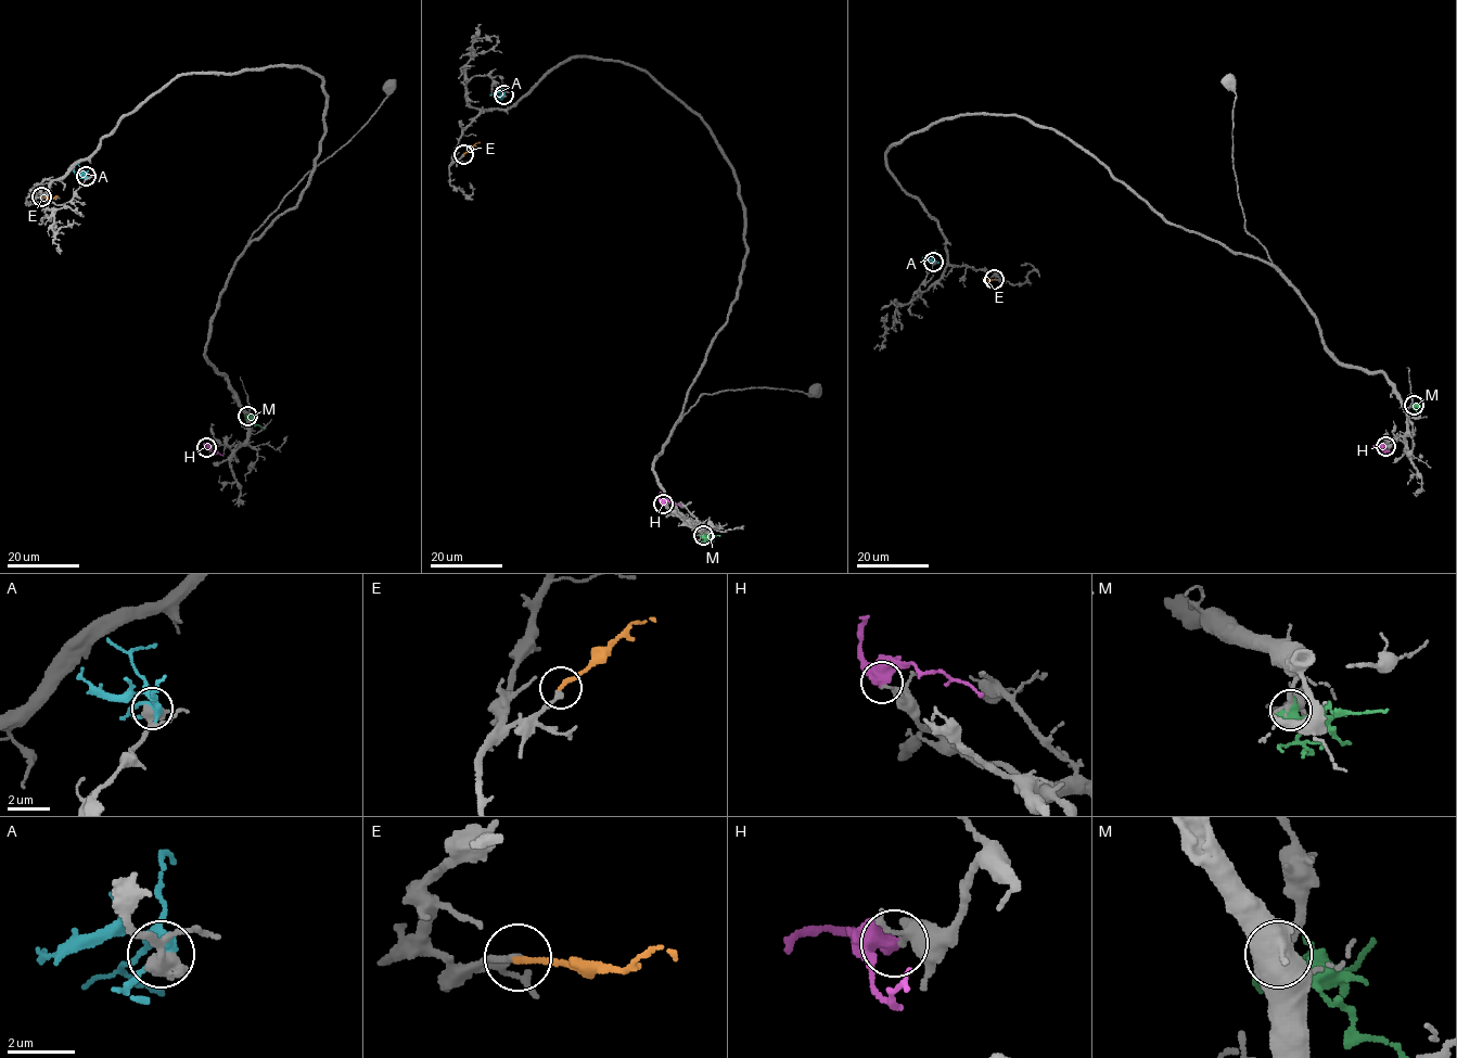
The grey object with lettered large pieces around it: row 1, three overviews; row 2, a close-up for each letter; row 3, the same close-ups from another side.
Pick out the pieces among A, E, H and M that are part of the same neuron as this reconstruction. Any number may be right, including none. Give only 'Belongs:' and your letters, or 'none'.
Belongs: E

